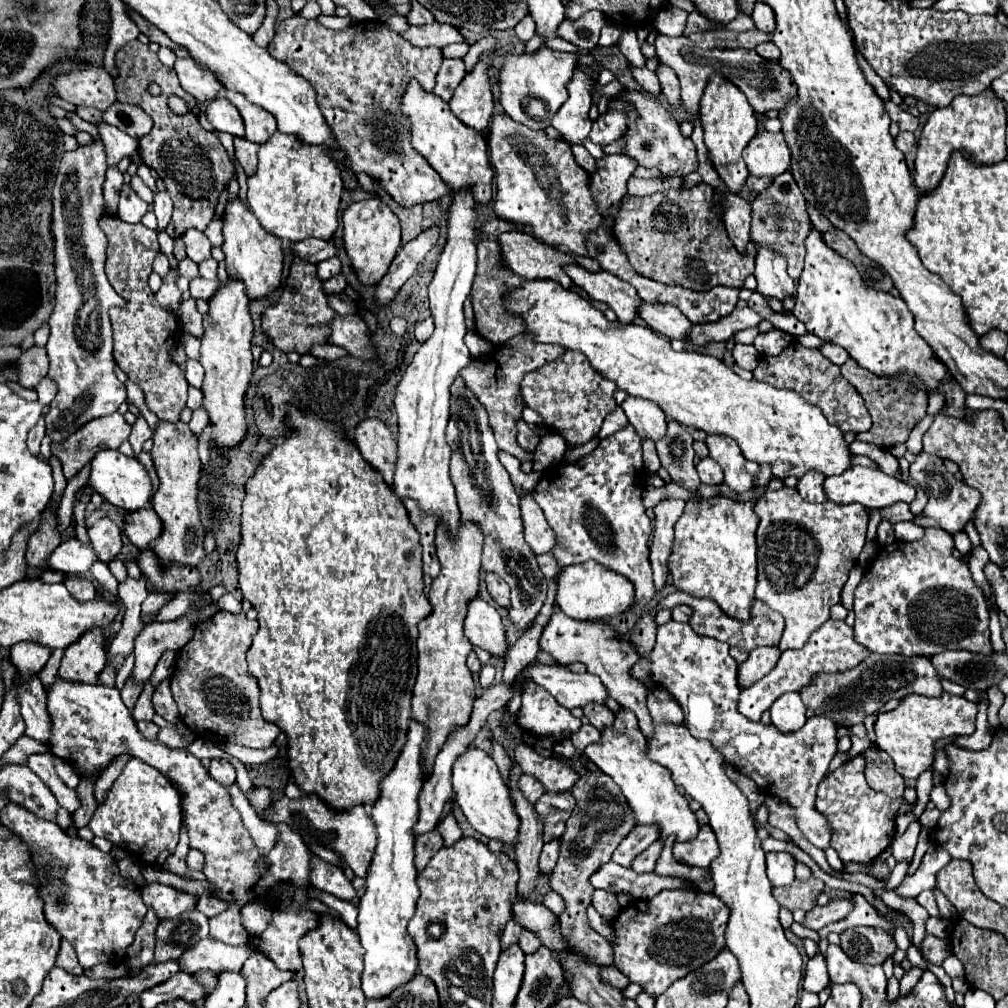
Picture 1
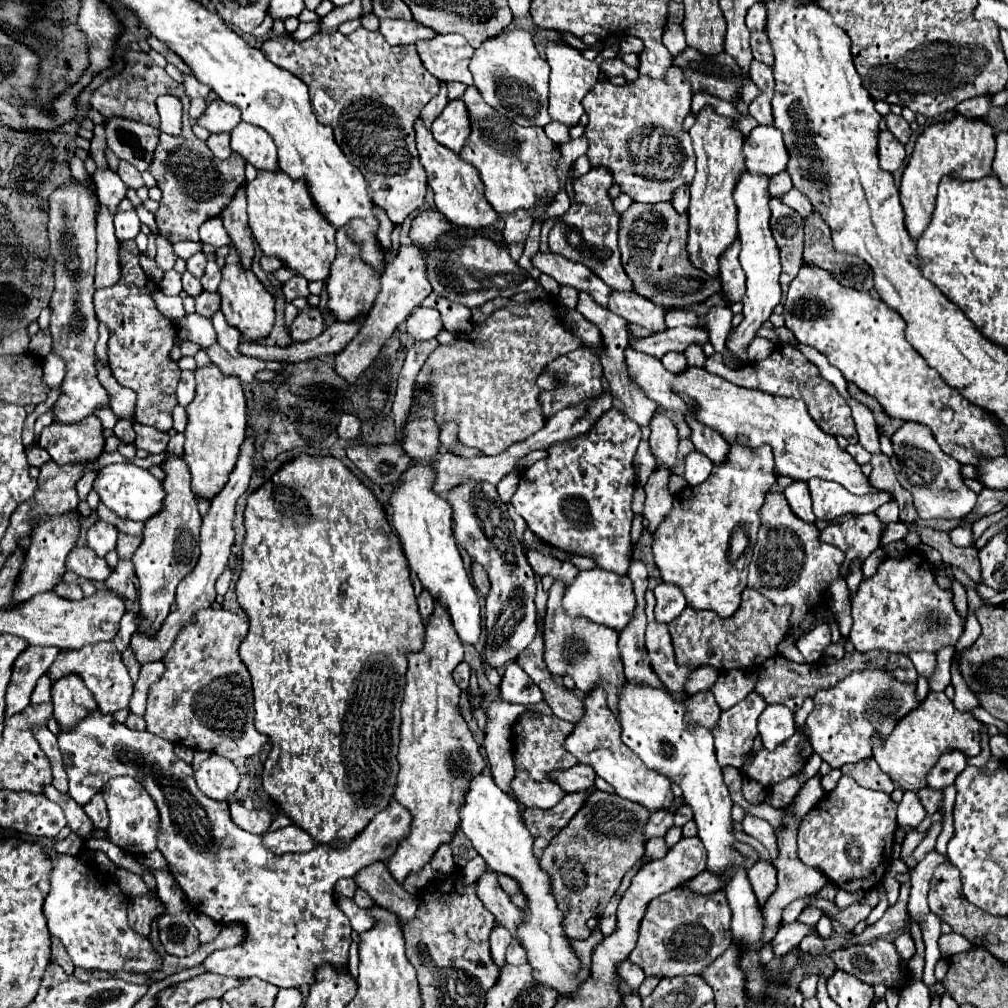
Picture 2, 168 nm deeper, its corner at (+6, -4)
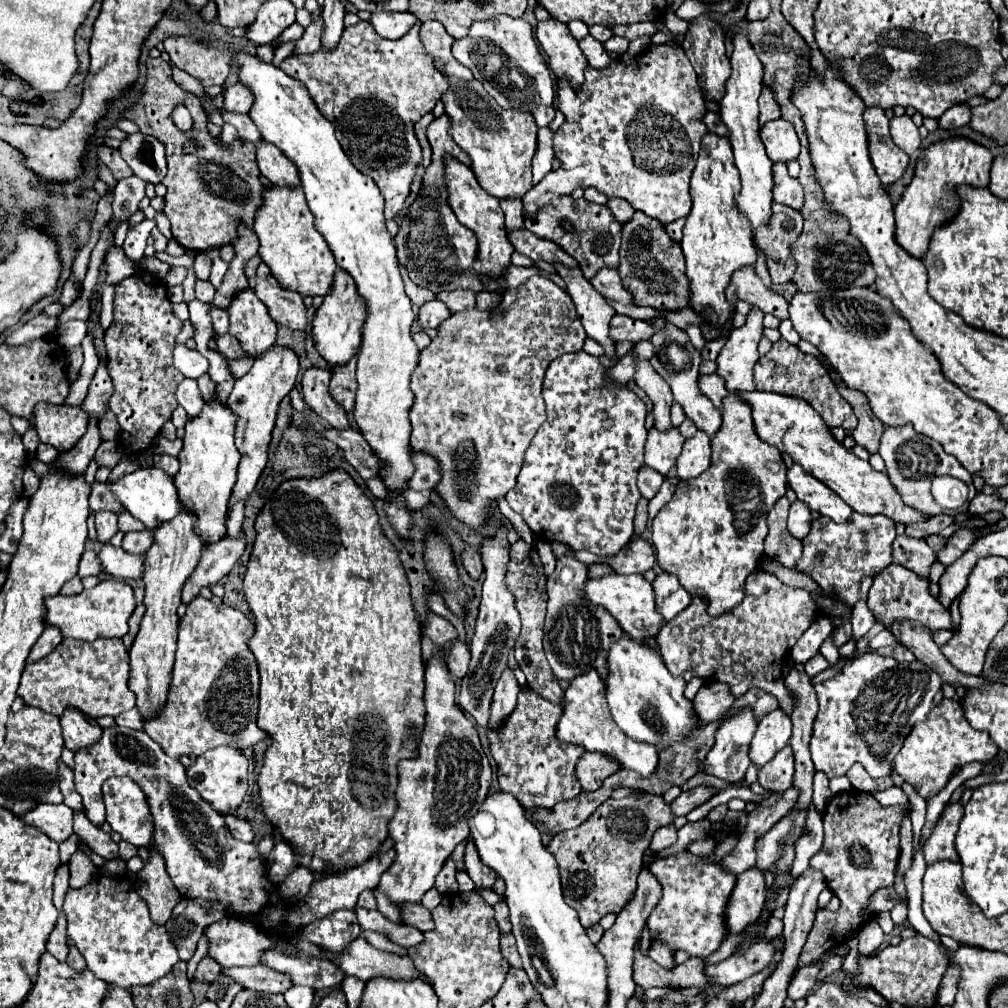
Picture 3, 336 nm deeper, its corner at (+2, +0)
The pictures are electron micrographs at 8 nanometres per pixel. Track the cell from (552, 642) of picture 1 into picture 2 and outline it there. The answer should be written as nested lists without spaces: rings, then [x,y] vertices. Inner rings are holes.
[[[558,580],[548,590],[548,610],[546,610],[546,622],[544,622],[544,642],[546,642],[546,666],[556,676],[570,676],[574,680],[574,686],[588,694],[594,684],[602,678],[604,692],[610,694],[608,708],[614,712],[618,706],[618,692],[624,684],[624,666],[618,654],[618,632],[608,626],[592,624],[584,618],[568,618],[568,614],[562,608],[562,596],[564,596],[566,584],[560,584]]]

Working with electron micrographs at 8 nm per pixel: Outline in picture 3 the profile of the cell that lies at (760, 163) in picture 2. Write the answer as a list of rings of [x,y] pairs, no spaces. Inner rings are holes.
[[[782,118],[764,124],[760,138],[764,140],[768,158],[776,162],[790,162],[796,160],[800,154],[800,140],[794,126]]]

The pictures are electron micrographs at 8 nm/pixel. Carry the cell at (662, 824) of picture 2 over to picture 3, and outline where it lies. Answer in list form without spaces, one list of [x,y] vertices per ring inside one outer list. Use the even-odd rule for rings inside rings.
[[[696,786],[692,790],[686,790],[682,792],[672,804],[670,804],[670,810],[672,814],[678,818],[678,816],[686,816],[692,808],[704,804],[706,800],[710,800],[714,794],[718,794],[720,790],[714,788],[714,786]]]

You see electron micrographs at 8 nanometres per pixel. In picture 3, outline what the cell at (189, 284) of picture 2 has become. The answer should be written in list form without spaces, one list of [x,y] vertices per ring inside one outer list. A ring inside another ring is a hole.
[[[196,280],[196,298],[200,300],[200,302],[212,302],[214,300],[214,288],[212,288],[212,284],[208,282],[208,280]]]

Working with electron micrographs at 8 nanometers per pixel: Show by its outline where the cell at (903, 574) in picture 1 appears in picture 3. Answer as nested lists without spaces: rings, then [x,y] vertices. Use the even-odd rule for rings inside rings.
[[[890,564],[874,576],[874,584],[868,594],[868,608],[874,614],[876,622],[880,622],[884,628],[892,628],[894,622],[914,620],[914,622],[920,622],[928,632],[950,630],[952,618],[950,618],[948,608],[942,606],[938,602],[938,598],[934,598],[930,594],[928,588],[930,588],[928,578],[922,578],[916,572],[912,572],[900,564]]]

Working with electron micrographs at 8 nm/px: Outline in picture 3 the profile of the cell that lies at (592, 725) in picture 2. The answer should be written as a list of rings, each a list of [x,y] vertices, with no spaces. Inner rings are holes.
[[[592,670],[584,676],[578,676],[570,682],[570,688],[564,692],[564,716],[558,724],[558,740],[566,744],[582,744],[588,752],[600,752],[620,762],[620,768],[634,770],[642,778],[650,778],[658,768],[658,750],[650,744],[636,744],[628,740],[616,722],[610,716],[610,708],[606,702],[606,684],[600,680],[598,672]]]

